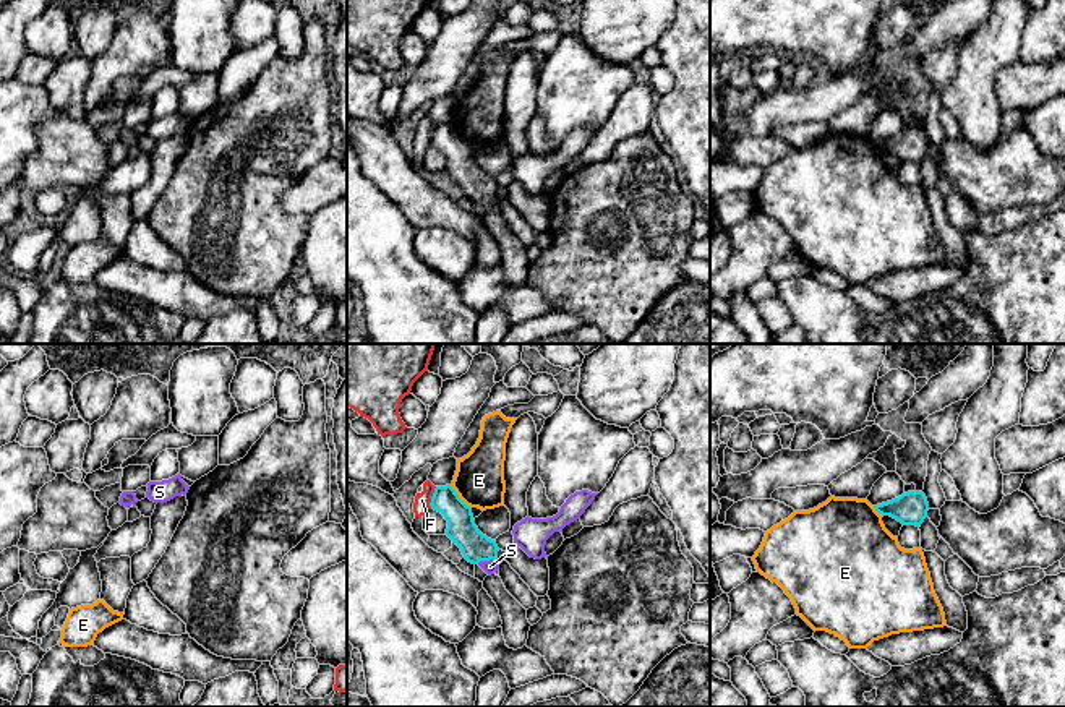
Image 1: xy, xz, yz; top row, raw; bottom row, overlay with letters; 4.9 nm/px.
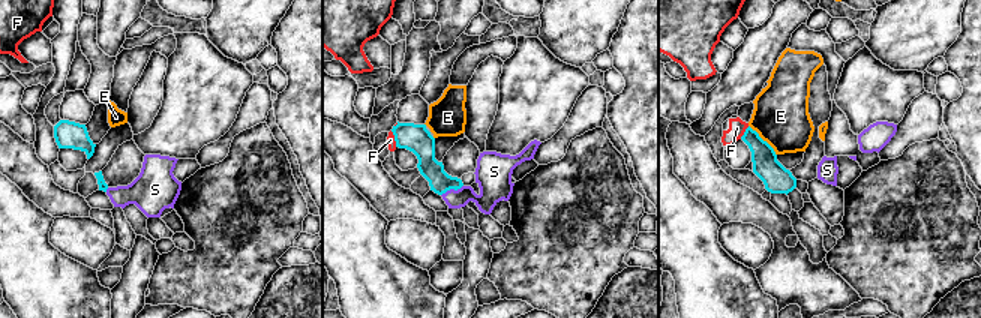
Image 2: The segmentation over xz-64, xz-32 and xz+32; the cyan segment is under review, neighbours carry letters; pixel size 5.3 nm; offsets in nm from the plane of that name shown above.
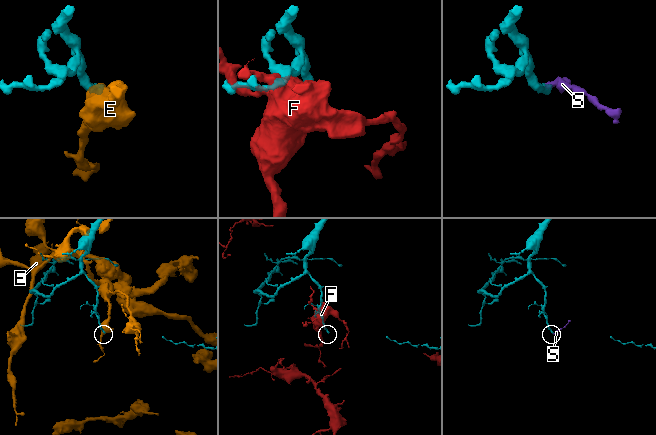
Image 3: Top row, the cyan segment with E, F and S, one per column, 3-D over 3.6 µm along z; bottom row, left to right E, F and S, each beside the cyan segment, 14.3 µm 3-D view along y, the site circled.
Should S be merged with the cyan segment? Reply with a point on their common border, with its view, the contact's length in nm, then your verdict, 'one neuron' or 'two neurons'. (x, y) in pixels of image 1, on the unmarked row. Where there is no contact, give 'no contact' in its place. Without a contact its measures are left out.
meets cyan in xz at (485, 197); contact 90 nm long; one neuron

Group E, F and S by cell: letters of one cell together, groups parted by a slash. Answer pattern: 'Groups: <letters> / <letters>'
Groups: E / F / S

